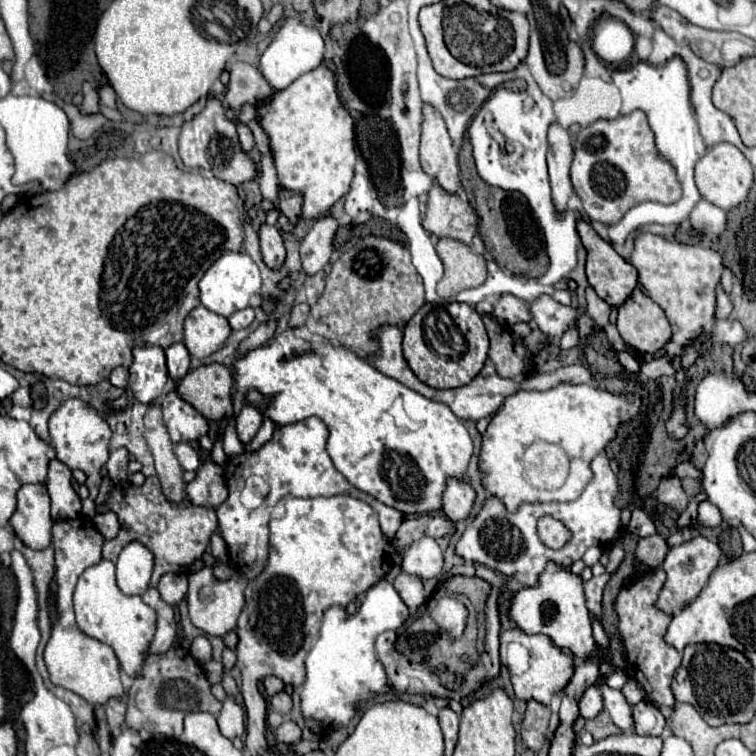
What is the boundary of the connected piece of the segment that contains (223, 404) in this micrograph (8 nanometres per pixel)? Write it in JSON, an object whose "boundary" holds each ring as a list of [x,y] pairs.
{"boundary":[[[220,363],[204,365],[178,383],[178,393],[210,421],[232,417],[232,373]]]}

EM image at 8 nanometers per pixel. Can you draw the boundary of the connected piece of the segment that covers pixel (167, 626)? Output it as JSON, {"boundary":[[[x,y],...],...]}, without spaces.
{"boundary":[[[150,587],[144,593],[142,599],[144,599],[144,603],[148,603],[156,611],[156,633],[154,633],[154,639],[152,639],[150,647],[148,647],[148,651],[152,651],[152,653],[164,653],[176,641],[174,609],[166,601],[160,599],[158,589],[154,589],[154,587]]]}

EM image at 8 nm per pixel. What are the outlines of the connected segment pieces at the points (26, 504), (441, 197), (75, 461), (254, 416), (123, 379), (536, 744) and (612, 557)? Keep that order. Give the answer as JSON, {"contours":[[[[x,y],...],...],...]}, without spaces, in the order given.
{"contours":[[[[42,483],[22,485],[16,493],[18,505],[10,517],[14,533],[30,549],[46,549],[52,541],[52,517],[50,517],[50,497]]],[[[436,181],[432,183],[432,189],[430,189],[428,211],[426,211],[422,225],[436,237],[450,237],[450,239],[462,241],[466,245],[472,245],[472,237],[478,233],[478,217],[476,217],[476,211],[472,209],[470,201],[460,197],[458,193],[444,191]]],[[[78,397],[66,399],[50,415],[48,425],[50,425],[50,445],[56,451],[56,459],[66,463],[70,469],[82,469],[88,475],[86,487],[88,487],[89,497],[82,500],[82,513],[89,518],[93,518],[96,515],[95,499],[98,495],[100,481],[102,481],[100,467],[106,465],[106,461],[108,461],[108,443],[110,443],[110,437],[112,437],[112,429],[100,417],[100,413],[94,407],[90,407],[88,403],[84,403]]],[[[246,405],[240,415],[236,417],[236,433],[240,437],[242,443],[250,443],[254,439],[254,435],[258,433],[262,425],[262,413],[252,407],[252,405]]],[[[116,367],[116,369],[110,373],[108,381],[110,381],[114,387],[122,387],[122,389],[124,389],[124,387],[128,385],[128,369]]],[[[530,699],[526,713],[524,713],[522,729],[520,729],[522,741],[528,749],[538,751],[544,745],[546,737],[550,735],[548,733],[548,719],[550,719],[550,707]]],[[[616,543],[608,549],[608,565],[606,565],[606,573],[614,573],[616,569],[618,569],[618,565],[622,563],[622,559],[624,559],[624,551],[622,551],[622,547],[616,547]]]]}

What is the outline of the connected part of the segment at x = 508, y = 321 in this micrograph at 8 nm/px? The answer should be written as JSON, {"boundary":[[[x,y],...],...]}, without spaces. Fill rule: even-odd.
{"boundary":[[[500,295],[494,303],[494,309],[492,309],[492,315],[496,317],[496,321],[500,325],[514,325],[514,323],[520,323],[520,321],[530,321],[532,317],[528,315],[528,305],[514,297],[514,295]]]}

